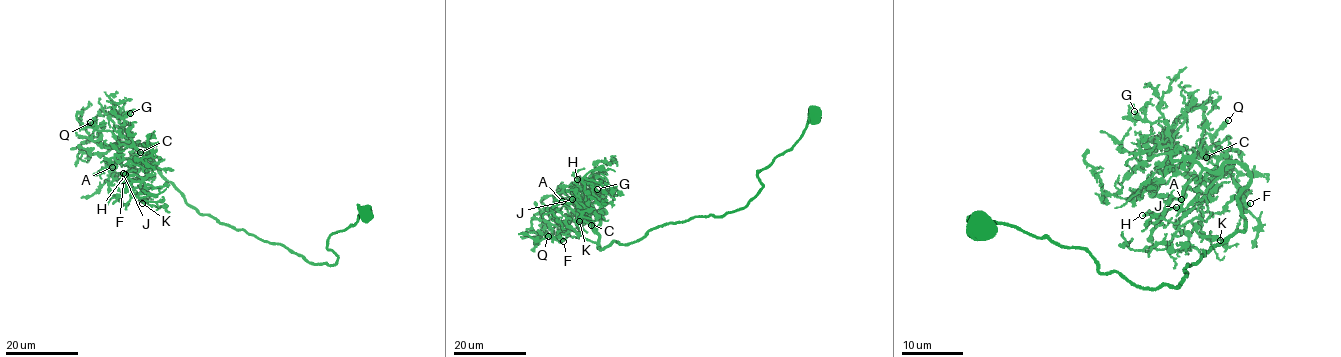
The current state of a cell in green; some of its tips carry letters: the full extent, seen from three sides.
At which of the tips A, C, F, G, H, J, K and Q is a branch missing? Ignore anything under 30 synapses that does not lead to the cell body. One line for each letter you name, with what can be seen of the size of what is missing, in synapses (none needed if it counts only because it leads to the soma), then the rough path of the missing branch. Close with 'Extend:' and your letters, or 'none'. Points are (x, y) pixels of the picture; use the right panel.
Extend: none

